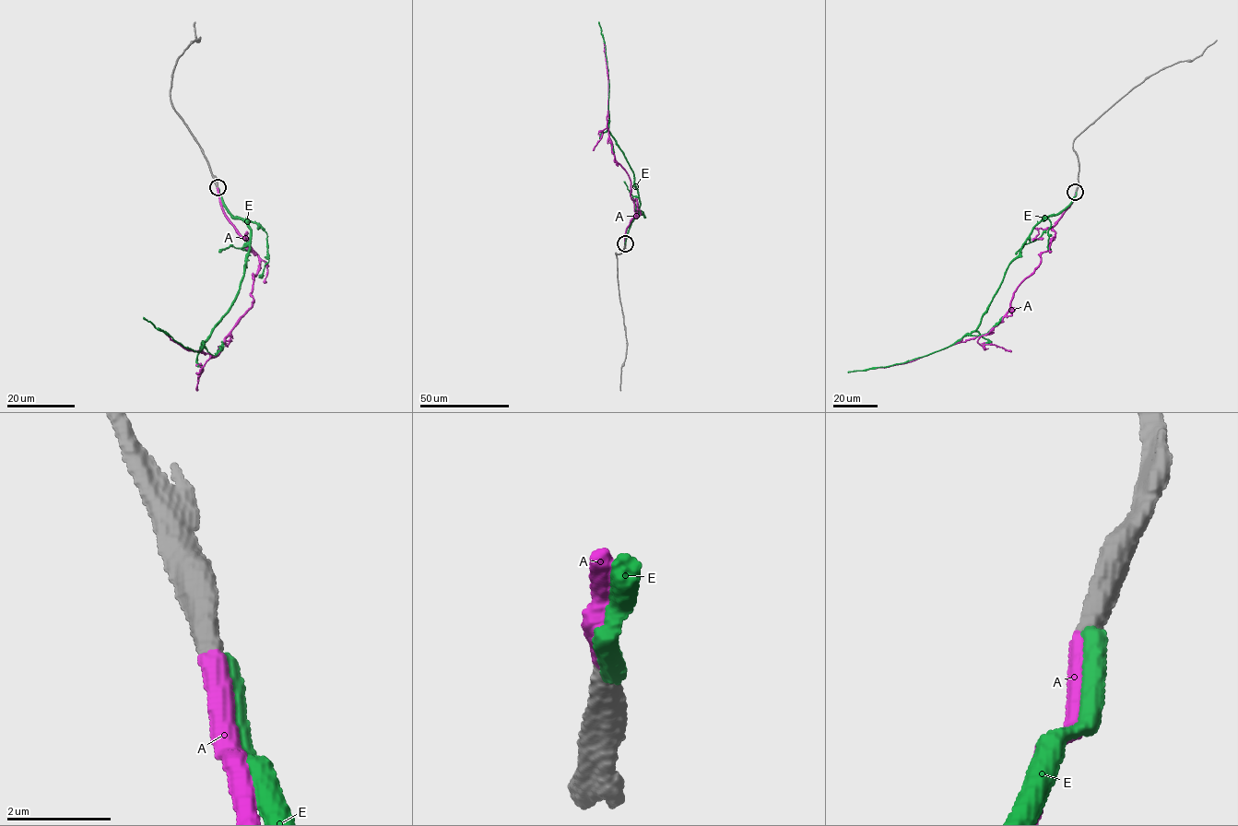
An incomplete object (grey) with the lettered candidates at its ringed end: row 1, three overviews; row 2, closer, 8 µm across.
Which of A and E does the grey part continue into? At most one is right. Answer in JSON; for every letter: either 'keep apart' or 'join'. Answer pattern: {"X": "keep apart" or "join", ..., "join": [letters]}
{"A": "join", "E": "keep apart", "join": ["A"]}

